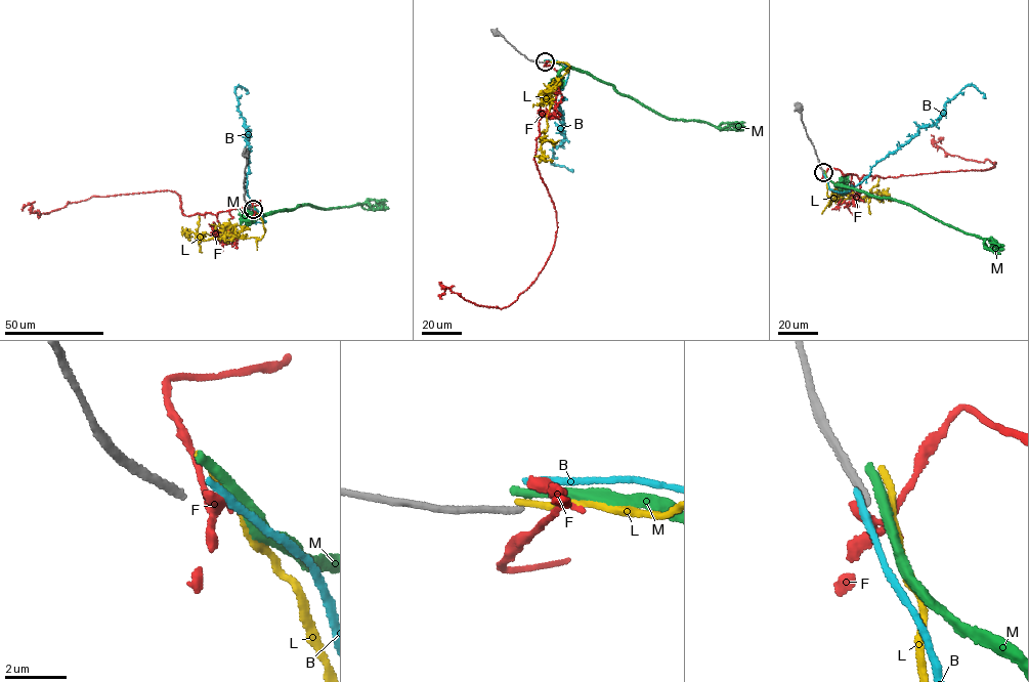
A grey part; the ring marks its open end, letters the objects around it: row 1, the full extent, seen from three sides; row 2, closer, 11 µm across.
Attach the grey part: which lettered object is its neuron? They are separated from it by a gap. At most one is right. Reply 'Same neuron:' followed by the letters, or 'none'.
Same neuron: none

